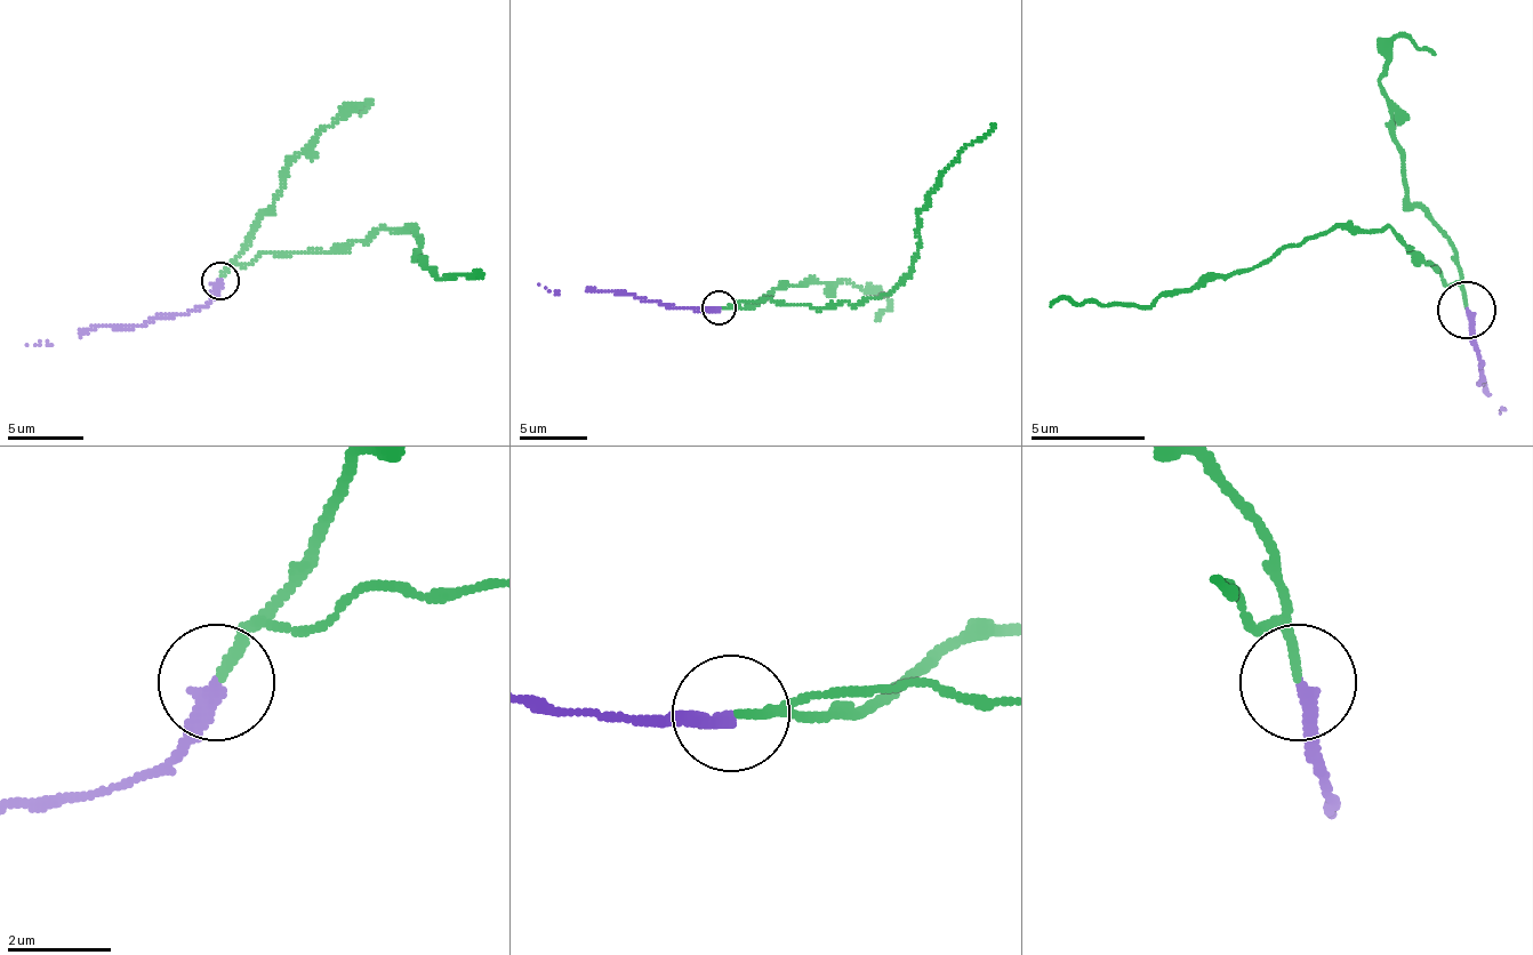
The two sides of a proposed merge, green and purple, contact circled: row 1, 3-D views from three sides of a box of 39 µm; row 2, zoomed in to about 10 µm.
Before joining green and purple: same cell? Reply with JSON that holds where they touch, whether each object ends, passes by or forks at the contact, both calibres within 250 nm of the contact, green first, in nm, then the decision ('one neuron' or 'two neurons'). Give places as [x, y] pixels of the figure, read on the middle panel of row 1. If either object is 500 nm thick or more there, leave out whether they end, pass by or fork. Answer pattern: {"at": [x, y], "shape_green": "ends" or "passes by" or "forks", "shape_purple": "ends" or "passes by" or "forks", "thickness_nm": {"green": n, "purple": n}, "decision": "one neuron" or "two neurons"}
{"at": [719, 307], "shape_green": "ends", "shape_purple": "ends", "thickness_nm": {"green": 180, "purple": 280}, "decision": "two neurons"}

